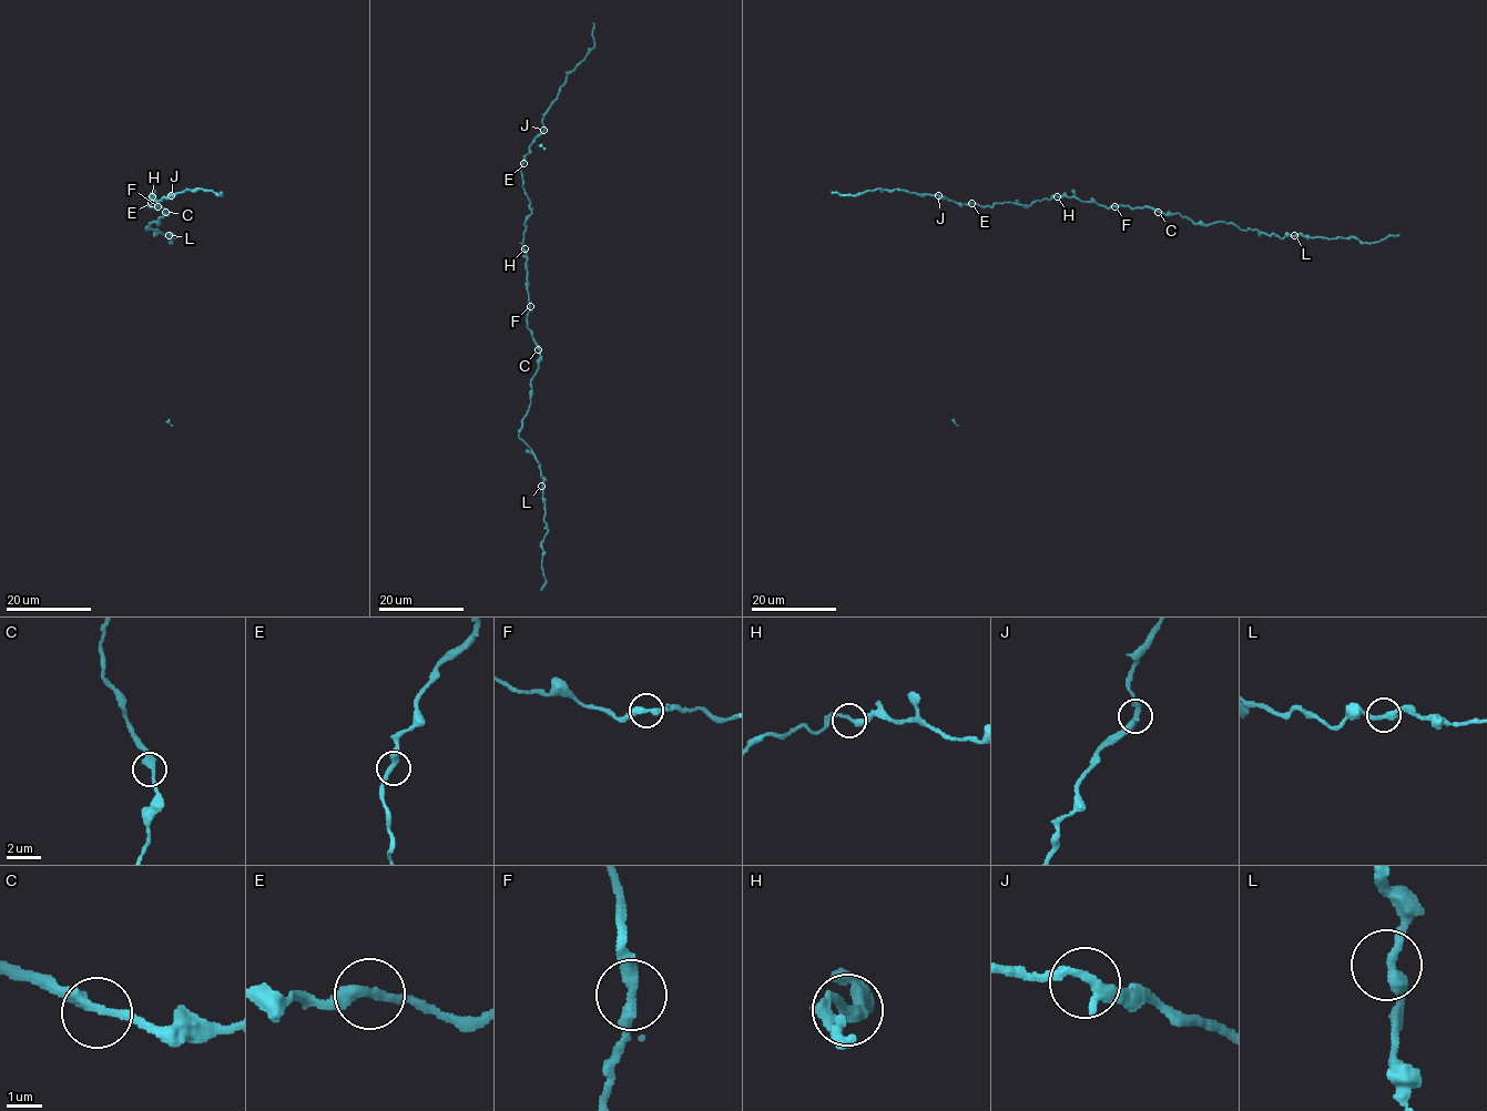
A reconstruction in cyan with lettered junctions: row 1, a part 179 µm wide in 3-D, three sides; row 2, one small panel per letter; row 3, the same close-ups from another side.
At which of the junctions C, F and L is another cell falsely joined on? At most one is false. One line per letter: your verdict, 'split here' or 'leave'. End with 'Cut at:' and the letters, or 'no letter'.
C: leave
F: leave
L: leave
Cut at: no letter

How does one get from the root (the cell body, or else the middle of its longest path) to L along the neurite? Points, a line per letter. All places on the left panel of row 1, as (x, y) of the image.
L: (154, 202), (154, 207), (162, 206), (166, 214), (145, 230), (169, 235)

